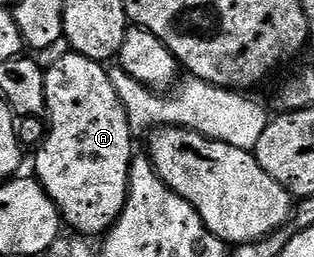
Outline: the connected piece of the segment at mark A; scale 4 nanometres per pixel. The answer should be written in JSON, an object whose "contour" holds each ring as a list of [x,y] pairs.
{"contour":[[[66,50],[51,68],[45,69],[45,74],[48,131],[37,149],[33,175],[52,198],[58,215],[78,231],[75,233],[86,238],[101,237],[124,210],[130,164],[136,155],[135,133],[105,63]]]}

